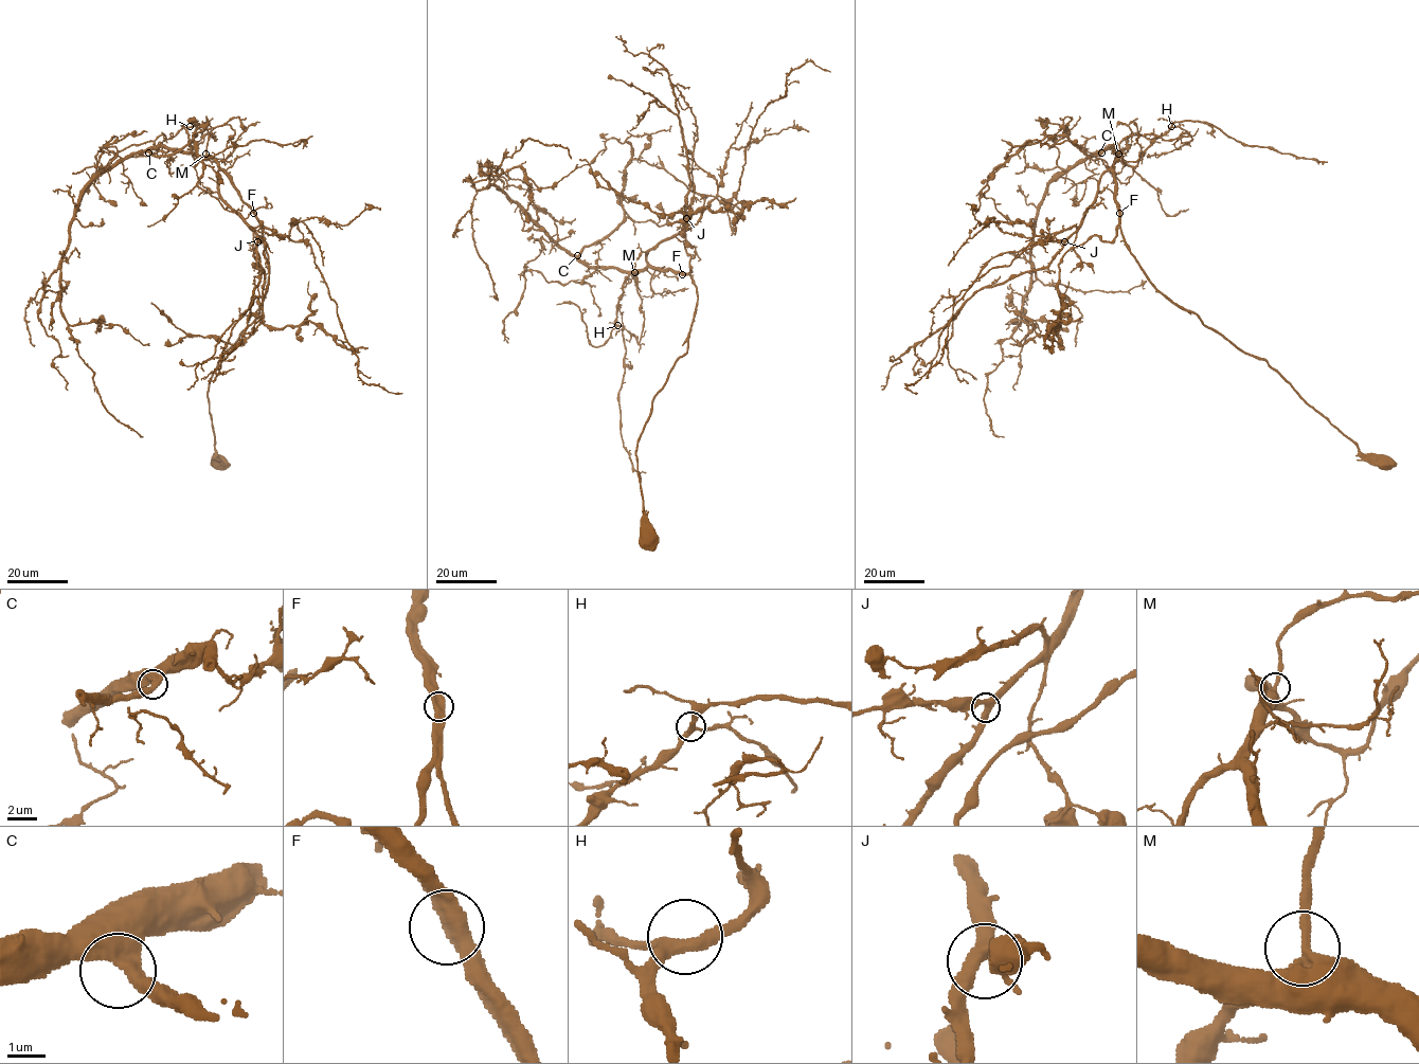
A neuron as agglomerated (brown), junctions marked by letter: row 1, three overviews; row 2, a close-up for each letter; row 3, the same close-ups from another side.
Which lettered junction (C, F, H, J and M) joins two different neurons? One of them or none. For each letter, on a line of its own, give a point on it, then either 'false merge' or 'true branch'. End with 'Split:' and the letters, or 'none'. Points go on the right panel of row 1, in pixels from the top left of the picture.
C: place (1101, 152); true branch
F: place (1119, 213); true branch
H: place (1171, 126); true branch
J: place (1064, 241); true branch
M: place (1118, 154); true branch
Split: none

